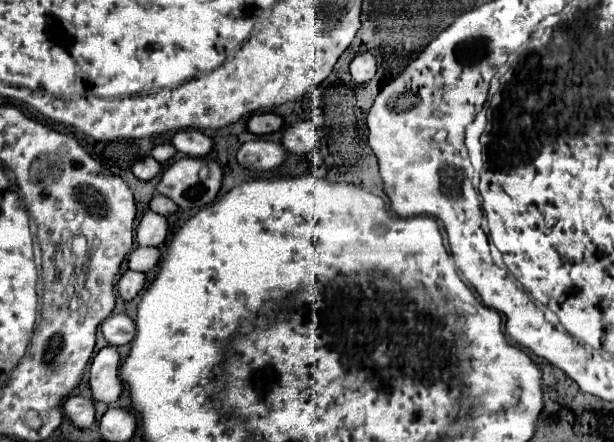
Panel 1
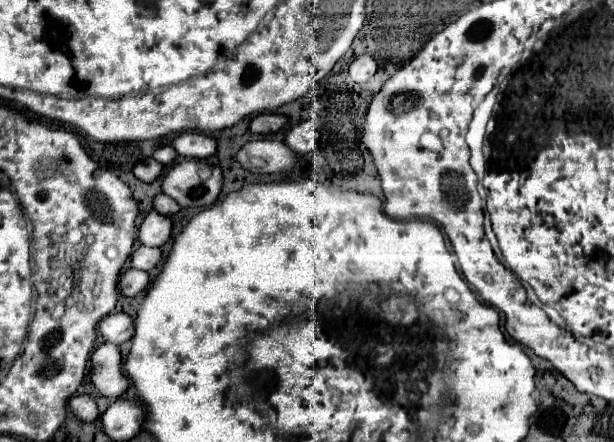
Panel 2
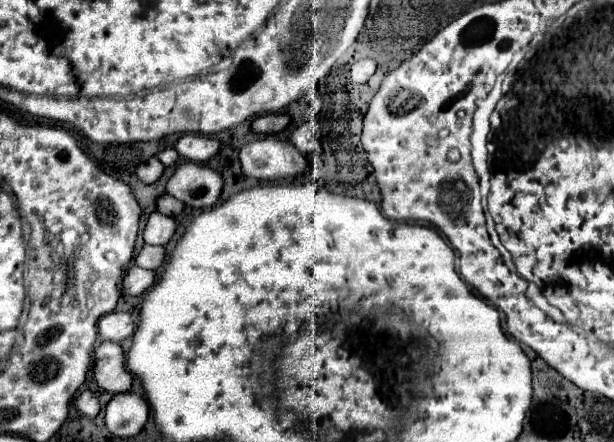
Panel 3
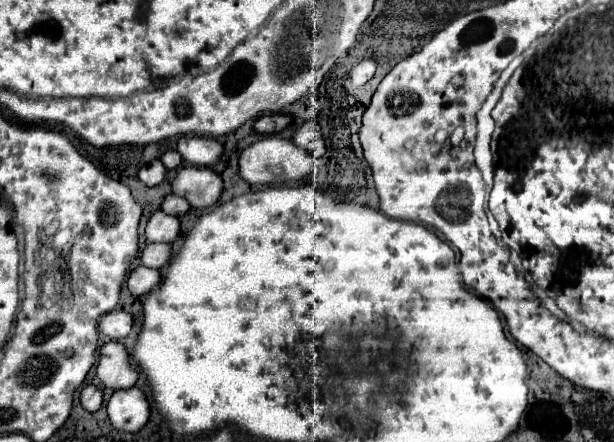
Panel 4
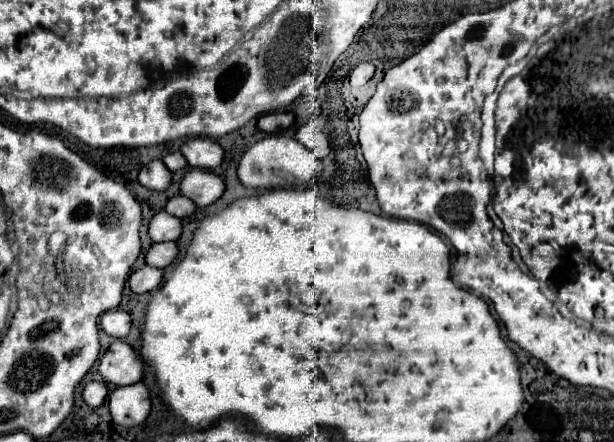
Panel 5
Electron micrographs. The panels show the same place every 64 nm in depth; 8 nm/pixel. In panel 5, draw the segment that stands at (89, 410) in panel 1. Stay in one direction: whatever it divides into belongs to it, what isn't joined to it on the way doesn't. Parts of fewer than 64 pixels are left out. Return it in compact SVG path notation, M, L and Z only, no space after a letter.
M88 382L84 386L84 392L82 392L82 398L84 402L90 406L90 408L98 408L104 398L106 398L106 386L102 382Z

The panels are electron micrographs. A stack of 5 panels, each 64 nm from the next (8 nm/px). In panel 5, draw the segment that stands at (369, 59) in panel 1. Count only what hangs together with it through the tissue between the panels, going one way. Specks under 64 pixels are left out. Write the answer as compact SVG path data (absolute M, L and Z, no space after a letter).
M362 62L362 64L358 64L354 70L352 70L352 74L350 74L350 84L352 86L364 86L372 76L374 76L374 64L372 62Z

